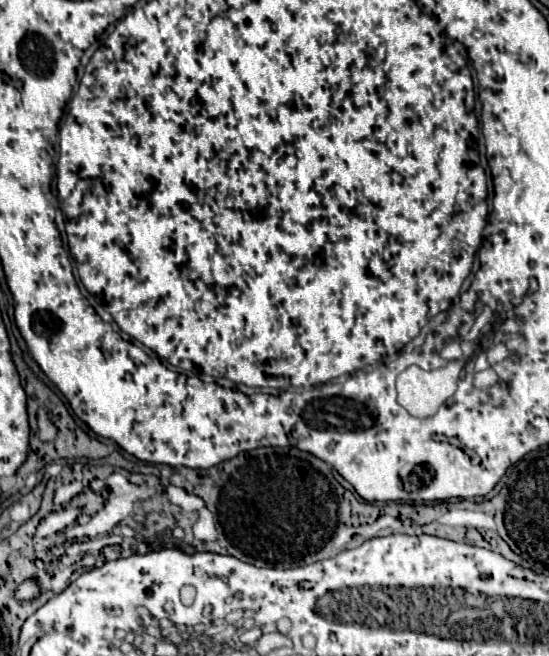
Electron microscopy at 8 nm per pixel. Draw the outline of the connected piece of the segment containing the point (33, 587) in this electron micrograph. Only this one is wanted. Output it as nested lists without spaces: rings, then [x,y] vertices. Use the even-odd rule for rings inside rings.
[[[26,580],[16,588],[16,598],[18,600],[30,600],[30,598],[36,598],[38,594],[40,594],[40,588],[34,580]]]

